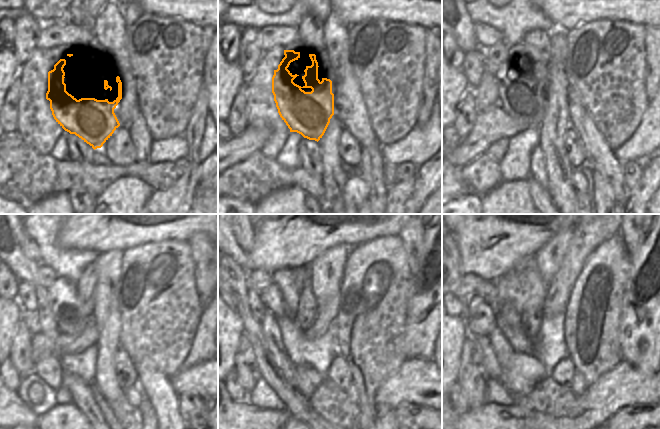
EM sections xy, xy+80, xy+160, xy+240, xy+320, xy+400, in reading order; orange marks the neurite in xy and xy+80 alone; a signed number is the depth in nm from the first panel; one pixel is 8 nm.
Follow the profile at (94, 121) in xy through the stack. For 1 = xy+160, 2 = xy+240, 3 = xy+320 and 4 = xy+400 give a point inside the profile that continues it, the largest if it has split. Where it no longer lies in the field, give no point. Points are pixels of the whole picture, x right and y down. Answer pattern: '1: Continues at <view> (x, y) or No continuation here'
1: Continues at xy+160 (521, 92)
2: Continues at xy+240 (66, 306)
3: Continues at xy+320 (271, 297)
4: Continues at xy+400 (488, 291).

